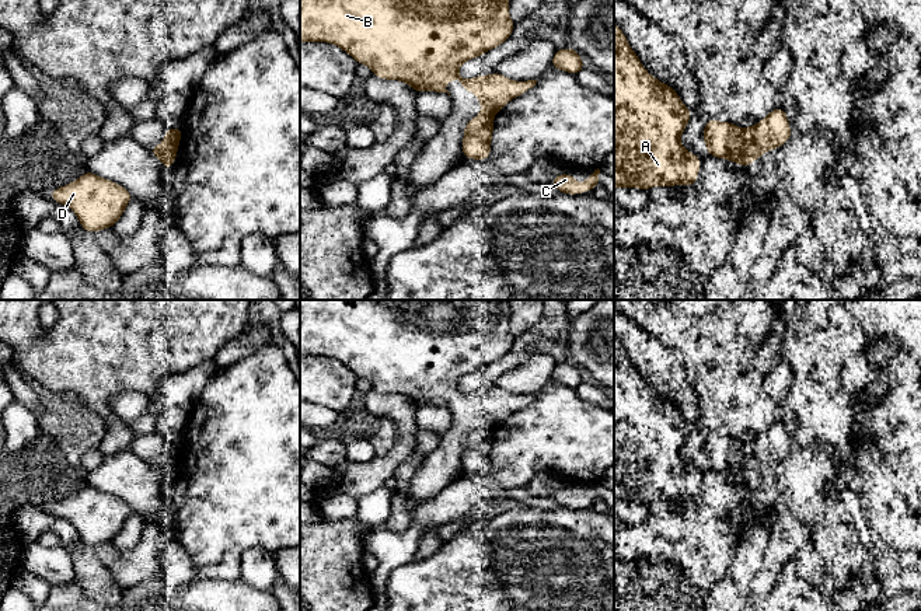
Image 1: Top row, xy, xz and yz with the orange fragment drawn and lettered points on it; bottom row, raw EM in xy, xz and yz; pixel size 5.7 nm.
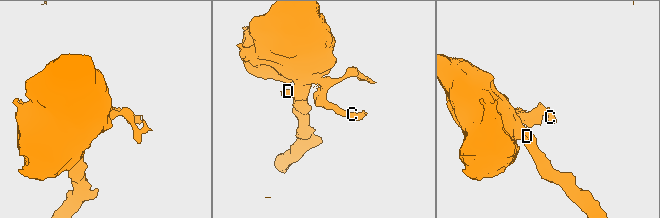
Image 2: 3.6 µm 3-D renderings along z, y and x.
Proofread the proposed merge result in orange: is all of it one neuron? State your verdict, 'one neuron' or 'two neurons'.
two neurons

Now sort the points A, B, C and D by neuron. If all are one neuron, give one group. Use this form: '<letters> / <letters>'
A B D / C

